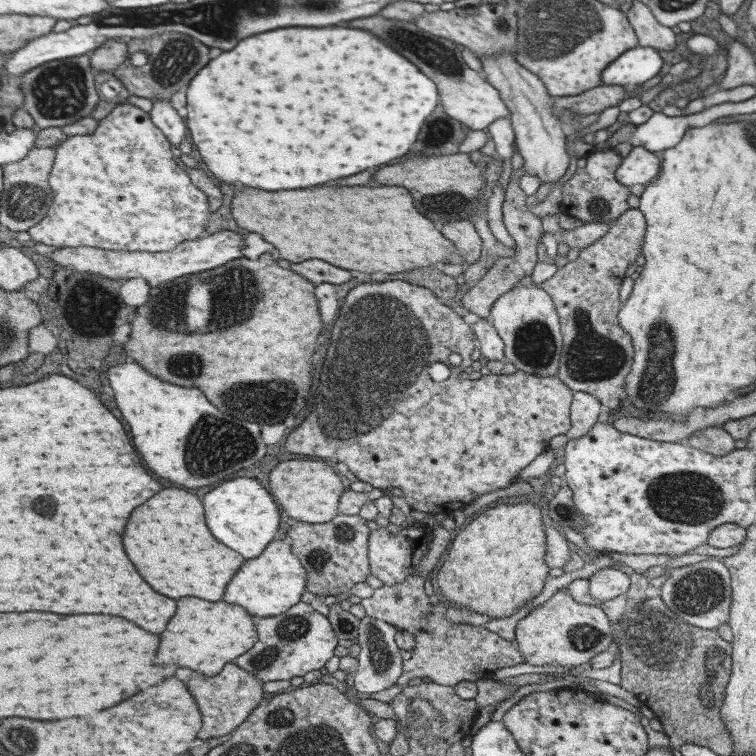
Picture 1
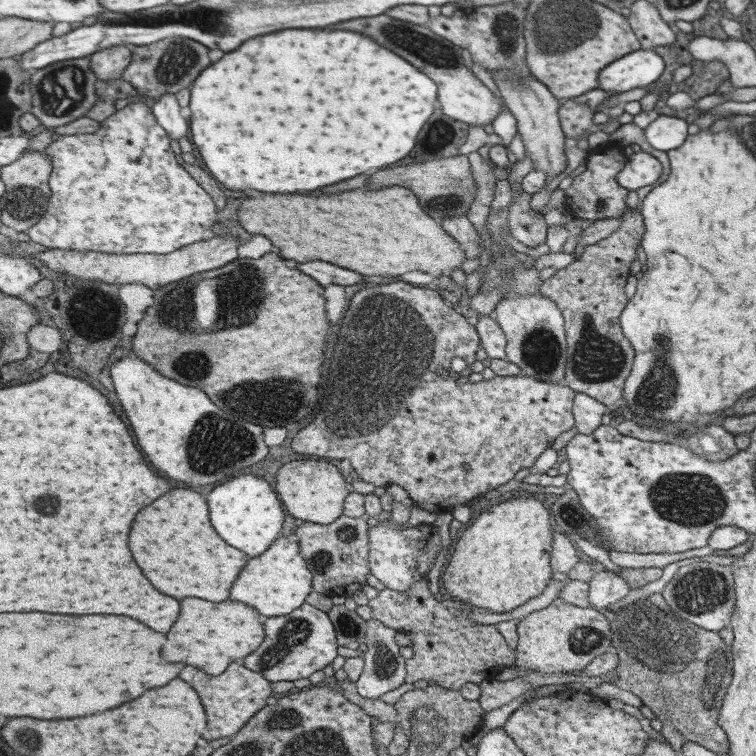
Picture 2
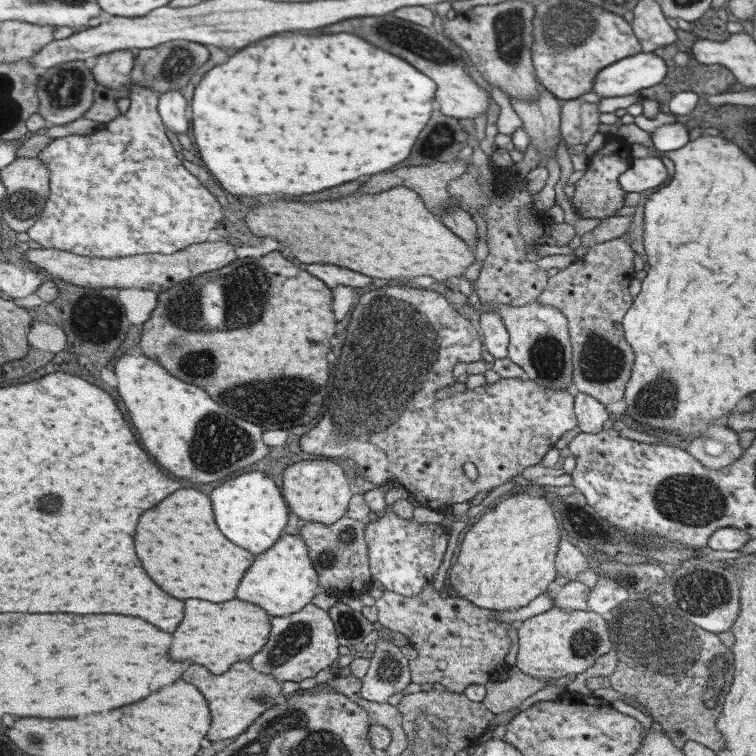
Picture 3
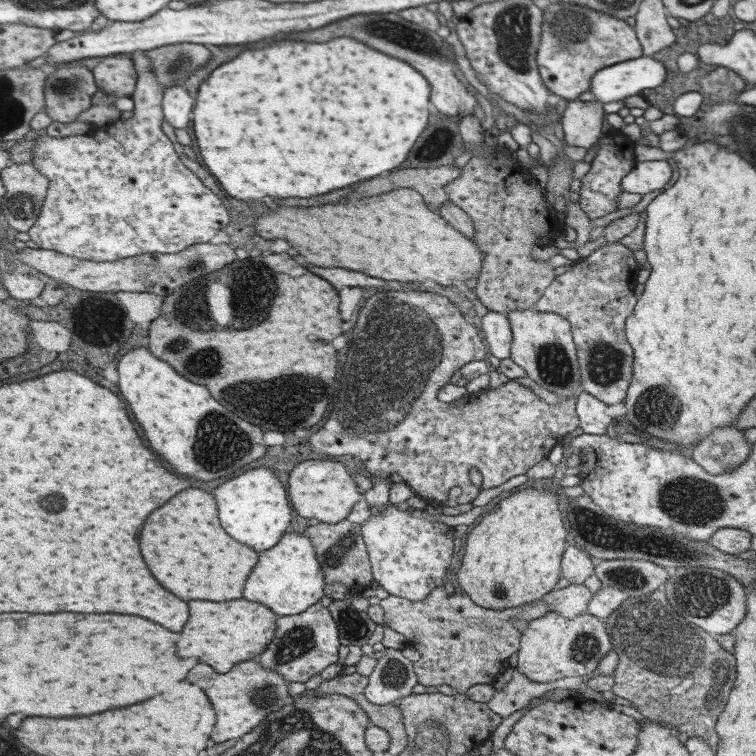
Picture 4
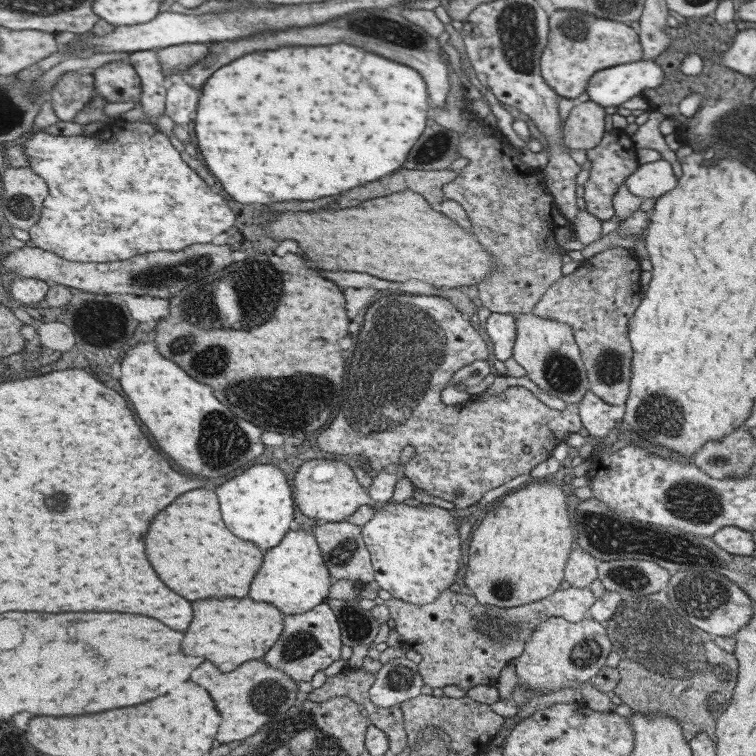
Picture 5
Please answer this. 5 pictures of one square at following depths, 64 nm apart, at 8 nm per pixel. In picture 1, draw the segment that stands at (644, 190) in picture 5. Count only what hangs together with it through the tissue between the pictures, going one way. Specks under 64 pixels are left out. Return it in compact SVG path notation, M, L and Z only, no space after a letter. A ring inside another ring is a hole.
M631 147L617 167L616 177L621 185L634 187L649 185L659 172L659 160L648 149Z

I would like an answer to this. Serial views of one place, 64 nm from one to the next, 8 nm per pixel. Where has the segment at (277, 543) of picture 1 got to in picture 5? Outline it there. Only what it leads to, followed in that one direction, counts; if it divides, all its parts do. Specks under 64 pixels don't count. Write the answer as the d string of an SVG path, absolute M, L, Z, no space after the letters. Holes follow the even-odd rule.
M295 528L284 535L277 548L265 552L265 564L261 564L261 576L253 580L251 600L273 604L287 615L311 611L329 598L333 580L325 564L317 540L311 533Z

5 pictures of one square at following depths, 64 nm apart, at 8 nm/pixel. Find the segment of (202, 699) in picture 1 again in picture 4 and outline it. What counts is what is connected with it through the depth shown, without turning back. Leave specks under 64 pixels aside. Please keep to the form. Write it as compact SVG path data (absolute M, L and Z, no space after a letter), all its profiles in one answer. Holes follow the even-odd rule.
M256 660L241 662L237 668L233 668L233 672L225 674L215 674L207 664L195 664L187 680L199 688L205 688L205 692L209 692L209 700L213 700L213 708L217 708L217 732L213 734L215 742L240 739L249 734L253 727L260 726L269 713L296 702L296 697L287 694L284 677L275 670L261 668Z

